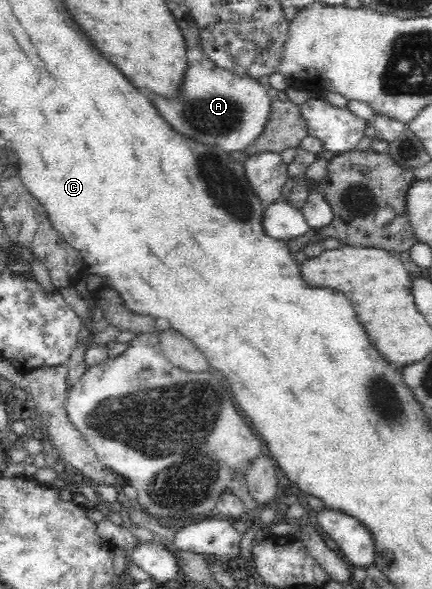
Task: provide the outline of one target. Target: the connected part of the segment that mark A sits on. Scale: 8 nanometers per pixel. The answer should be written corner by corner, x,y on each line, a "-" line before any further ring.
209,58
189,63
182,83
182,95
166,99
150,95
164,120
176,131
208,145
220,146
230,152
244,150
258,140
265,131
274,94
255,79
238,77
220,69

